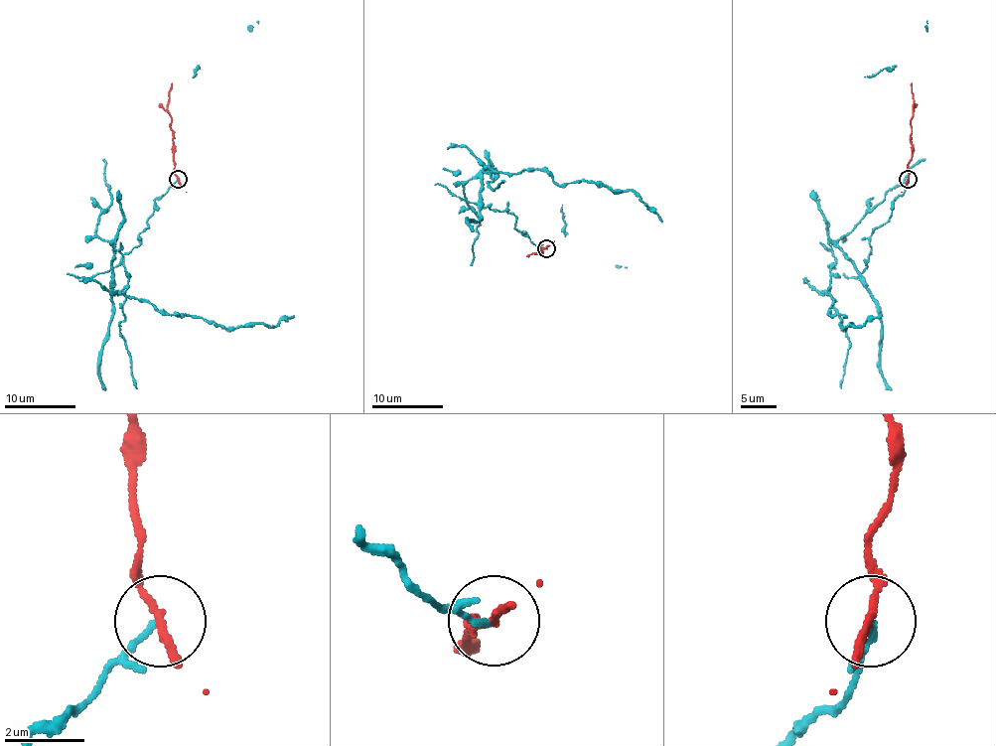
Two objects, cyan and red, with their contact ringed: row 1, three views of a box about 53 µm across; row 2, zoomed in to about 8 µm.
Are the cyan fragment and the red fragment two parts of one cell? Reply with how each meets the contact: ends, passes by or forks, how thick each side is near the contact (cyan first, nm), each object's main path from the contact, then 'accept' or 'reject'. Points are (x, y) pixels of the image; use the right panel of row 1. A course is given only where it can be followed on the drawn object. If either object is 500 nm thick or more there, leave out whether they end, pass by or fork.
cyan ends there; red passes by; 160 nm thick on the cyan side, 180 nm on the other; cyan runs (909, 179), (871, 234), (862, 271), (833, 246), (831, 253), (830, 315), (844, 316), (842, 327), (882, 315); red runs (909, 179), (909, 161), (912, 157), (910, 120), (914, 109), (912, 82); reject

